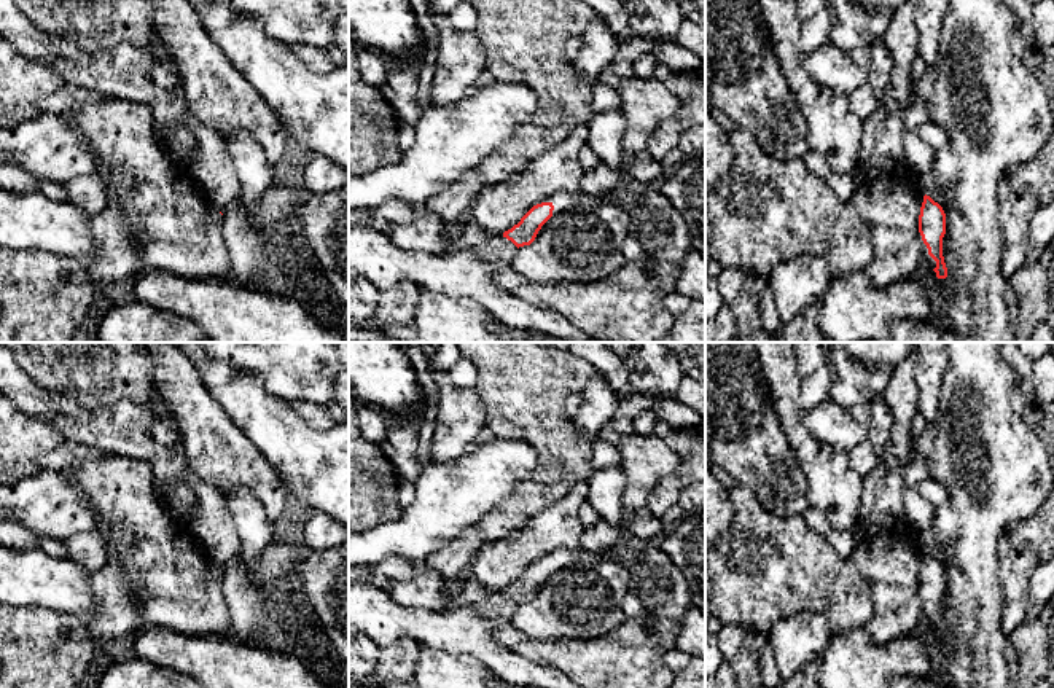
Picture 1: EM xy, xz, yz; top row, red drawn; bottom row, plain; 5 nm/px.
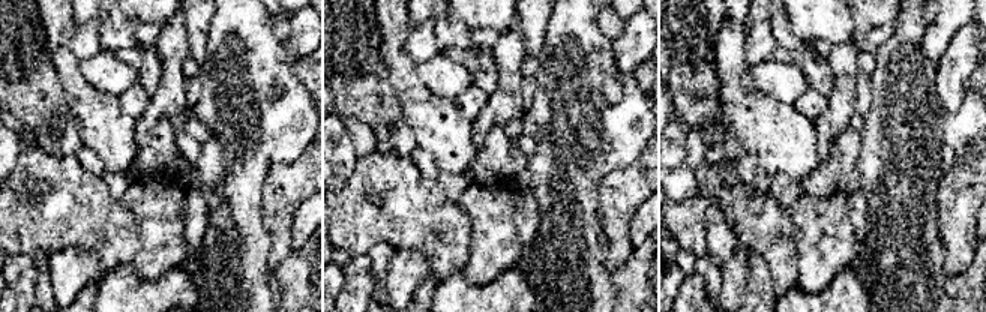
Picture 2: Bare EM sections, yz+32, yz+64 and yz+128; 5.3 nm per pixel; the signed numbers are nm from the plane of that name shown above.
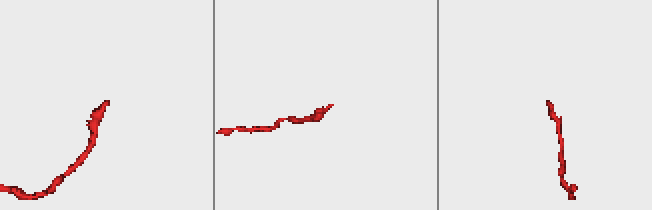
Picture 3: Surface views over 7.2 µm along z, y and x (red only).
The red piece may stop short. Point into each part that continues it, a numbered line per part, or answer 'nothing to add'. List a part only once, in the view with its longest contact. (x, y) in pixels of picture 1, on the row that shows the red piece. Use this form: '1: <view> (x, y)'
1: yz (930, 263)

